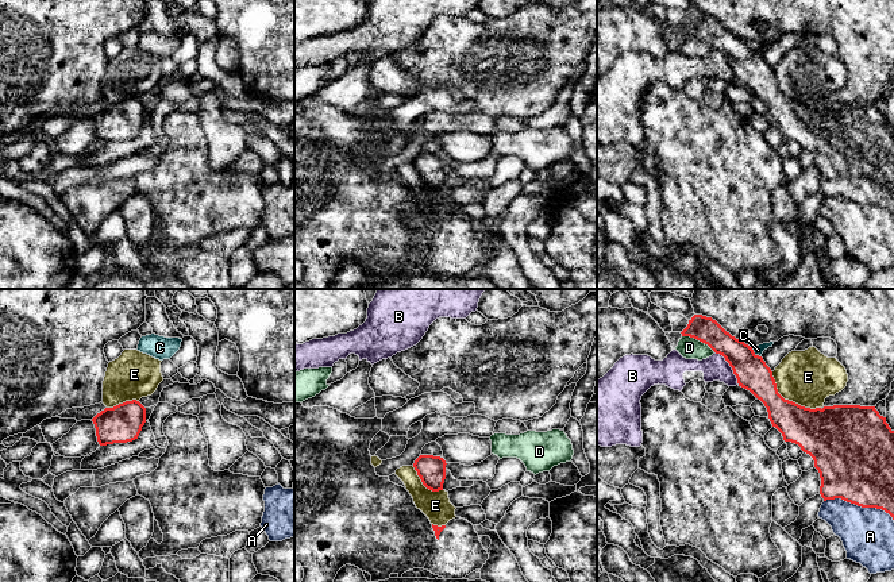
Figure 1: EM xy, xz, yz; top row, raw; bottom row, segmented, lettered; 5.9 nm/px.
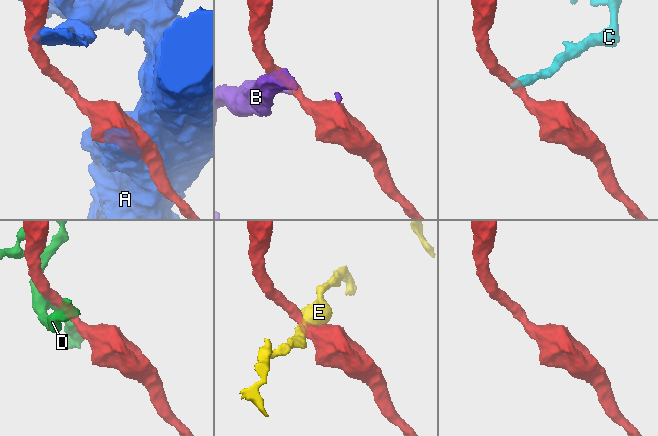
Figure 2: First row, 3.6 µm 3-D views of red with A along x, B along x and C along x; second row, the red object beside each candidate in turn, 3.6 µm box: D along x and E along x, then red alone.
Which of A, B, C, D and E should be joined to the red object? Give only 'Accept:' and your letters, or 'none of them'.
Accept: none of them

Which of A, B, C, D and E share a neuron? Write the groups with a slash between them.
A / B C / D / E

